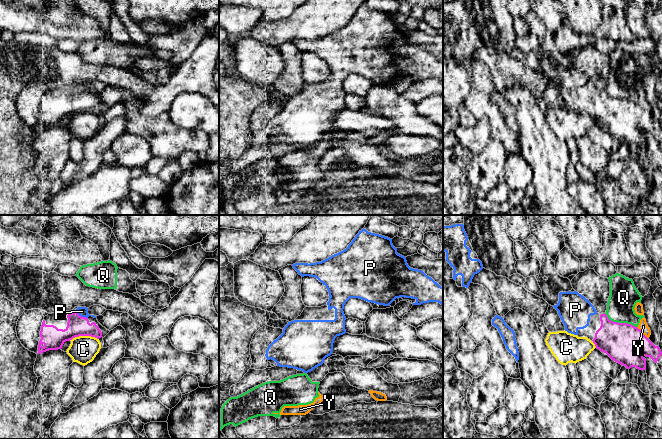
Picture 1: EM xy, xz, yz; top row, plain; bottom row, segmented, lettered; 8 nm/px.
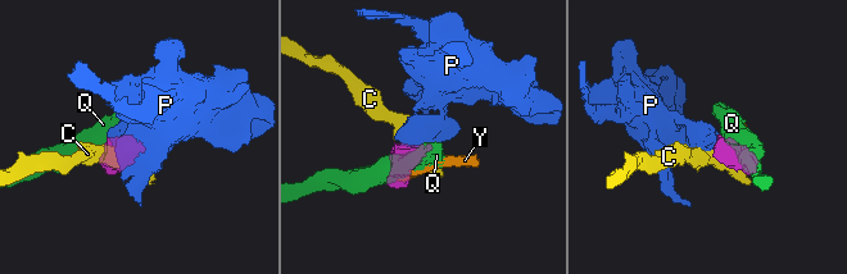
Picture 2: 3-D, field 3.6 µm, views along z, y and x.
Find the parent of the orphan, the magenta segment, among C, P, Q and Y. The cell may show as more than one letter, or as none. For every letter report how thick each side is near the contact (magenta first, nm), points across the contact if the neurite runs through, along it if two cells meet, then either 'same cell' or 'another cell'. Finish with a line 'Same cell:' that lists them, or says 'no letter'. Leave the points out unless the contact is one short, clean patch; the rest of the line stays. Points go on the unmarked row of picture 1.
C: 180 nm thick on the magenta side, 220 nm on the other; border along xy (98, 114), (75, 112), (69, 116); another cell
P: 160 nm thick on the magenta side, 80 nm on the other; runs through xy (77, 102), (78, 90), (82, 87); same cell
Q: 320 nm thick on the magenta side, 220 nm on the other; another cell
Y: 320 nm thick on the magenta side, 70 nm on the other; another cell
Same cell: P

